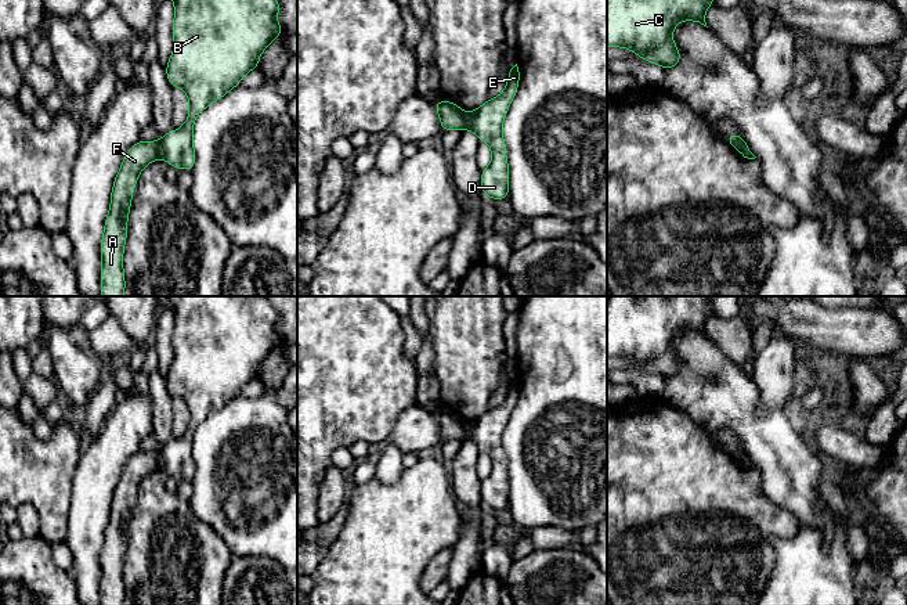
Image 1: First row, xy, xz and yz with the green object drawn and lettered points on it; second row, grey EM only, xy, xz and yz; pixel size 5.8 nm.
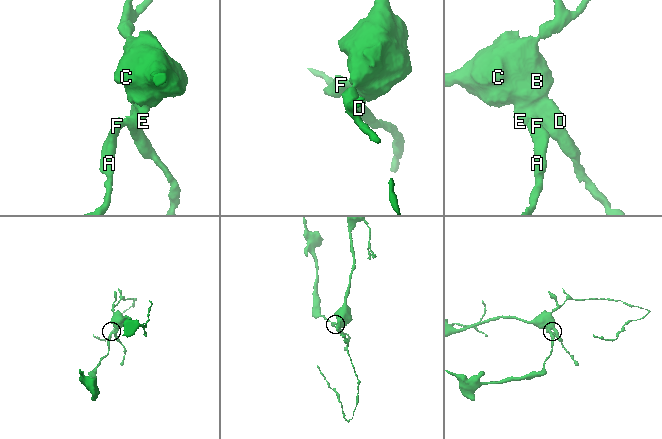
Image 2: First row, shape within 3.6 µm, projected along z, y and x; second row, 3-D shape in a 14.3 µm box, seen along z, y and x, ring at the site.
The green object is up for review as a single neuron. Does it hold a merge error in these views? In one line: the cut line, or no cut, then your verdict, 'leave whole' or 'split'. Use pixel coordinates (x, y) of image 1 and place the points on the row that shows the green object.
cut in xy along (156, 141), (161, 157); split

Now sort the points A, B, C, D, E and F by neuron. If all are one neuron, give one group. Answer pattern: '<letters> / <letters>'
A F / B C D E

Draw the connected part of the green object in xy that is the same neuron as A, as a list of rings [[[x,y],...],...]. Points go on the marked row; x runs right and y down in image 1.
[[[137,141],[126,154],[111,192],[111,208],[101,240],[101,296],[123,296],[123,249],[134,186],[140,172],[160,158],[158,141]]]

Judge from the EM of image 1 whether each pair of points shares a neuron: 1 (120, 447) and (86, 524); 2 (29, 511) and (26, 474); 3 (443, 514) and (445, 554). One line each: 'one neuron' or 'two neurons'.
1: one neuron
2: two neurons
3: two neurons

